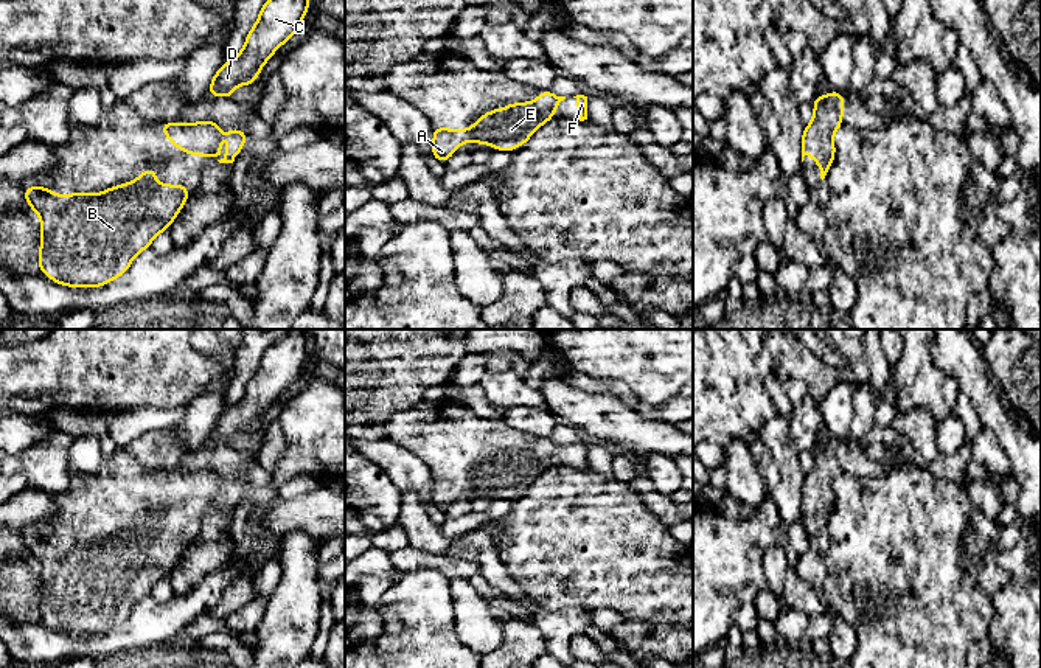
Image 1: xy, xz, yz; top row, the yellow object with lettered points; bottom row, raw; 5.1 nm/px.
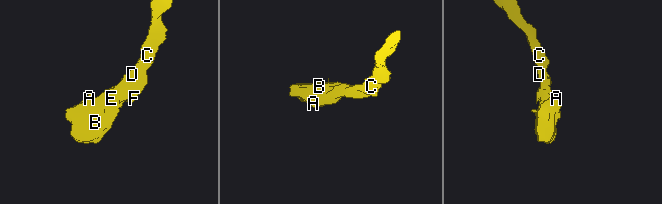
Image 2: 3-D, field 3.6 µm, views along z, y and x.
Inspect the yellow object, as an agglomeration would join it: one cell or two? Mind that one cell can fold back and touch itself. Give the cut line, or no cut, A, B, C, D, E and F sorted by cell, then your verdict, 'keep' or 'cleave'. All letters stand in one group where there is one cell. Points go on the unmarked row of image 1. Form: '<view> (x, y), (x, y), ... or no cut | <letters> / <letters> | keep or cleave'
no cut | A B C D E F | keep

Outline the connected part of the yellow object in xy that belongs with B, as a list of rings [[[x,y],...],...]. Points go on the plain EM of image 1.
[[[149,514],[131,531],[98,542],[75,539],[64,545],[48,536],[23,536],[26,551],[42,567],[37,617],[54,631],[70,635],[99,635],[123,623],[135,603],[151,595],[152,587],[168,578],[193,539],[185,533],[160,533],[155,514]]]

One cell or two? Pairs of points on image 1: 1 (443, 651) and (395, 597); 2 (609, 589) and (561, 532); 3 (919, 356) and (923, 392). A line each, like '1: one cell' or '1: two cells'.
1: one cell
2: one cell
3: one cell

